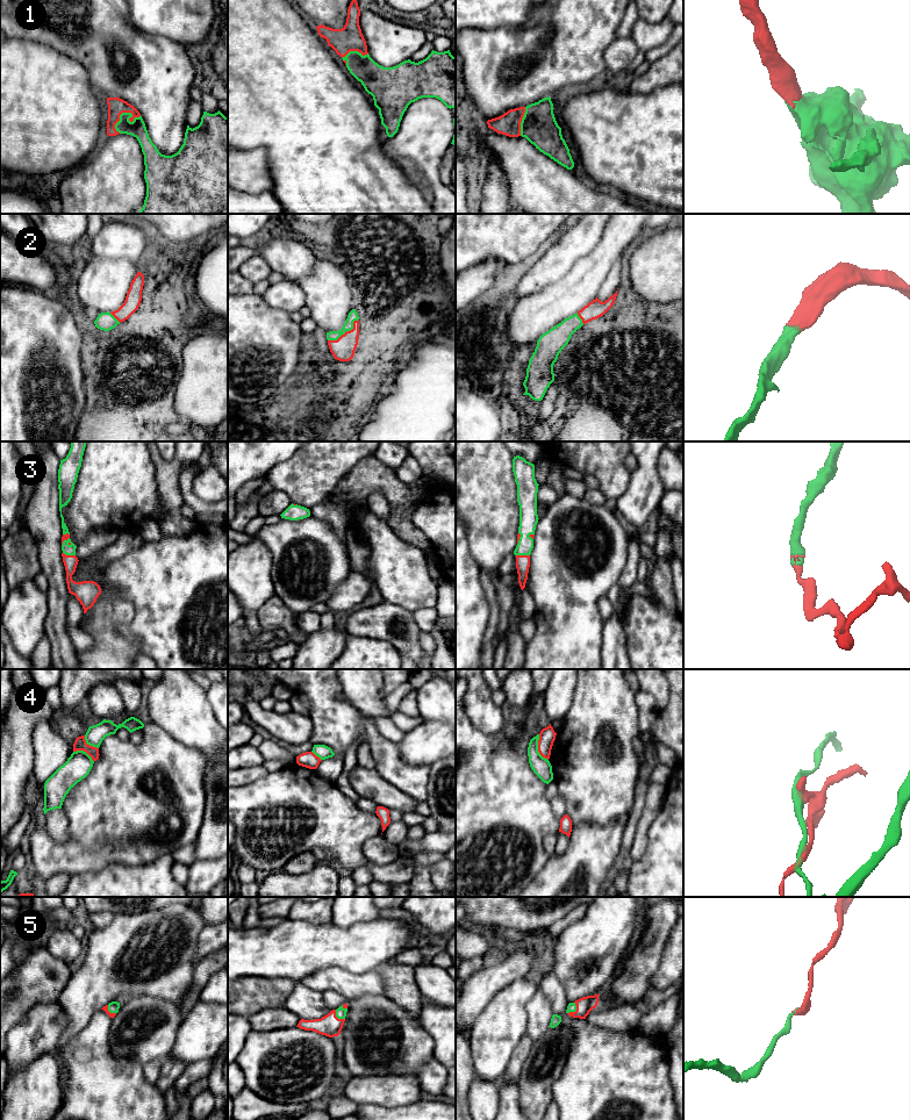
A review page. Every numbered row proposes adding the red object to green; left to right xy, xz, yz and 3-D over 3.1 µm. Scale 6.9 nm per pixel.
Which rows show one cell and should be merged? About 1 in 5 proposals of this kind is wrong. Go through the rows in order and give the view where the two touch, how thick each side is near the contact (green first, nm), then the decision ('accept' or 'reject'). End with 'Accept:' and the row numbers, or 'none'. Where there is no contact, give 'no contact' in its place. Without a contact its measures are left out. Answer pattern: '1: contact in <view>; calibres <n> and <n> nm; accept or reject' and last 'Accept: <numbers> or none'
1: contact in xy; calibres 120 and 120 nm; accept
2: contact in xz; calibres 70 and 160 nm; accept
3: contact in yz; calibres 130 and 100 nm; accept
4: contact in yz; calibres 130 and 110 nm; reject
5: contact in yz; calibres 60 and 110 nm; accept
Accept: 1, 2, 3, 5

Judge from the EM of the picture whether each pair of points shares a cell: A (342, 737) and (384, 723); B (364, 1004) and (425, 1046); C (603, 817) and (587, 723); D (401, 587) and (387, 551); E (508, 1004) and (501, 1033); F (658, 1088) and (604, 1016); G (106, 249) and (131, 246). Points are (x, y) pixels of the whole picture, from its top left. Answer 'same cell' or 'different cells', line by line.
A: different cells
B: same cell
C: same cell
D: same cell
E: same cell
F: different cells
G: same cell

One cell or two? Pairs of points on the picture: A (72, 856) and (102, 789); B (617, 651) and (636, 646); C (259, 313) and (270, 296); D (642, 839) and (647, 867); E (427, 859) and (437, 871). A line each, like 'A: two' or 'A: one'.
A: one
B: two
C: two
D: two
E: two

